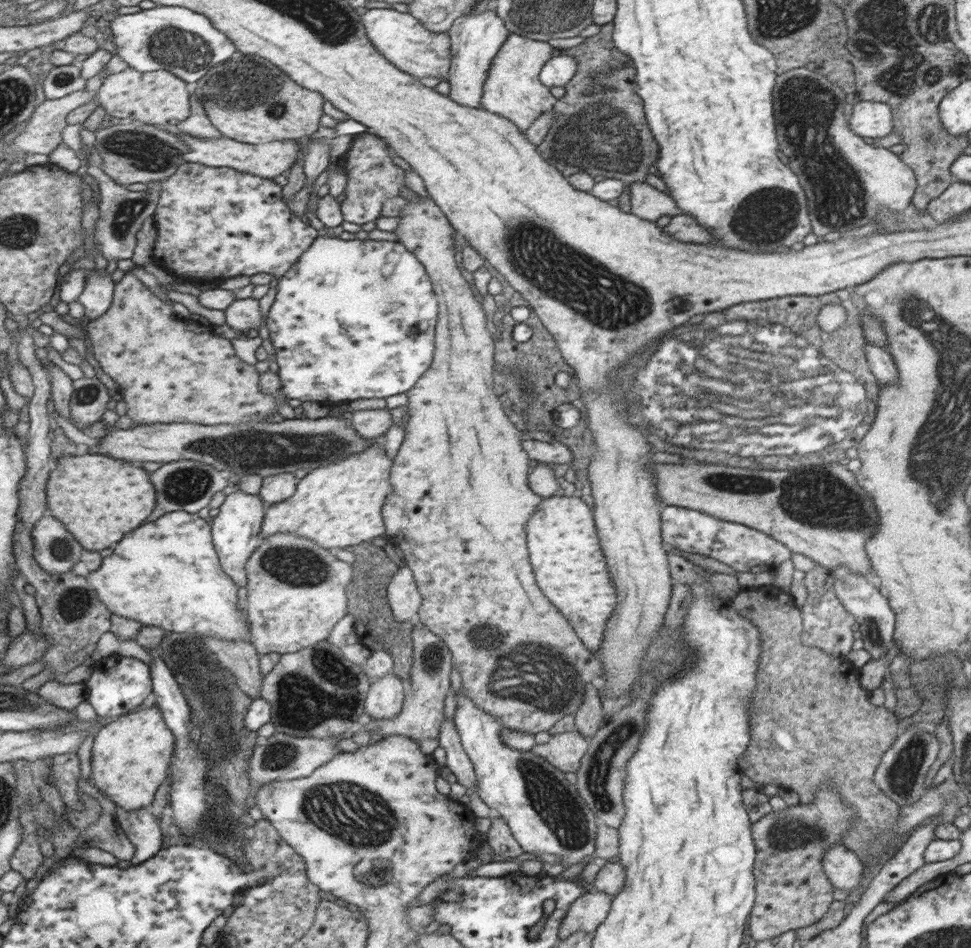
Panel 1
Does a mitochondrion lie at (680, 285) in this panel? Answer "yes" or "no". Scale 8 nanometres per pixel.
no

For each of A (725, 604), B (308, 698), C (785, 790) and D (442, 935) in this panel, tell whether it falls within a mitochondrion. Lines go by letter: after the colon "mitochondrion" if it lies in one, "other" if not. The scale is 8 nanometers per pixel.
A: other
B: mitochondrion
C: other
D: other

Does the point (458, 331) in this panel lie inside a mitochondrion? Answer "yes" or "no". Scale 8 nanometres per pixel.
no

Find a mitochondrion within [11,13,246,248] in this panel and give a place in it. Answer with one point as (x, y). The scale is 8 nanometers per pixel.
(174, 47)

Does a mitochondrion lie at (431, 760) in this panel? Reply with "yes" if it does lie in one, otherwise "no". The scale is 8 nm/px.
no

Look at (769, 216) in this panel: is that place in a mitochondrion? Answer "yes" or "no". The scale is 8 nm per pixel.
yes

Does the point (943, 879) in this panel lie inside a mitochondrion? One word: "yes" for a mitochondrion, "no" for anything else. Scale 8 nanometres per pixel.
no

